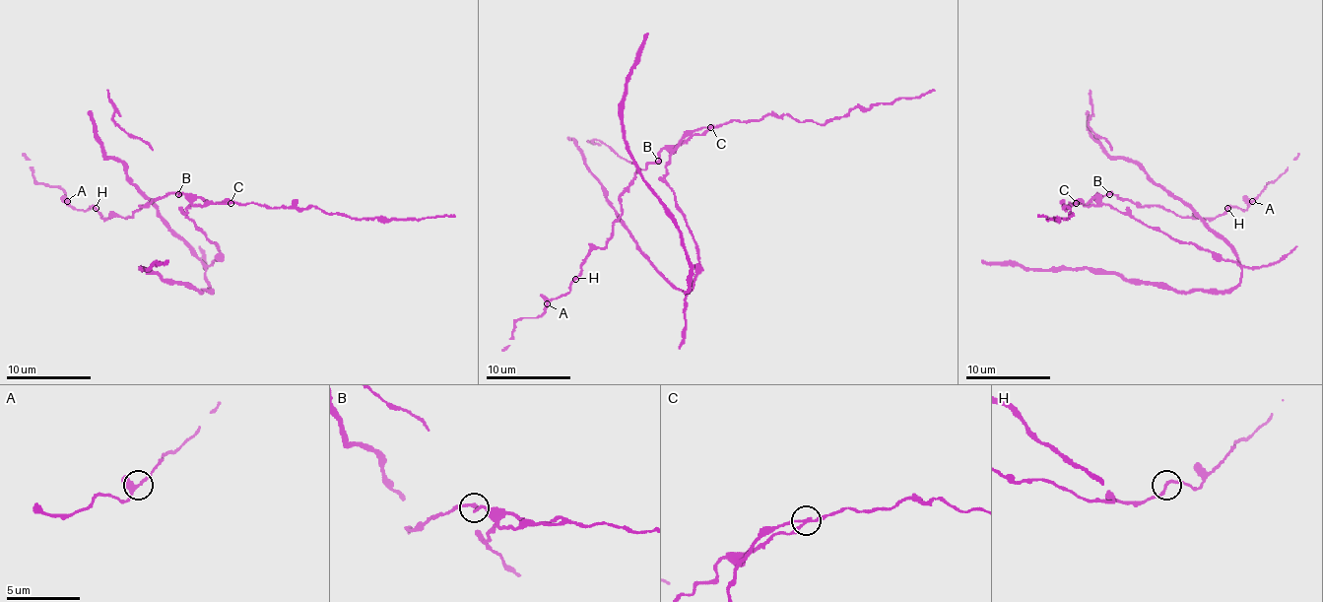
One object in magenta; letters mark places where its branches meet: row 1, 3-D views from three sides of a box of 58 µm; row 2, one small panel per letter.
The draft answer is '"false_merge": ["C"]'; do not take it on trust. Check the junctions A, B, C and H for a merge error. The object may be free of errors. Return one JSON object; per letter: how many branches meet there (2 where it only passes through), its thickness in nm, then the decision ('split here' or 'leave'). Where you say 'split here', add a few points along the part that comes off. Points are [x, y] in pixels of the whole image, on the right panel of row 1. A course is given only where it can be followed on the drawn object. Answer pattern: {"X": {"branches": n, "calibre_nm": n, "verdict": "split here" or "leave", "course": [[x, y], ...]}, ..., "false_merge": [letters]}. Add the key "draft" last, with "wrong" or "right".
{"A": {"branches": 3, "calibre_nm": 260, "verdict": "leave"}, "B": {"branches": 2, "calibre_nm": 200, "verdict": "leave"}, "C": {"branches": 3, "calibre_nm": 170, "verdict": "split here", "course": [[1075, 202], [1102, 204], [1240, 266], [1238, 255], [1185, 204], [1137, 165], [1111, 156], [1088, 120], [1111, 150]]}, "H": {"branches": 2, "calibre_nm": 180, "verdict": "leave"}, "false_merge": ["C"], "draft": "right"}

